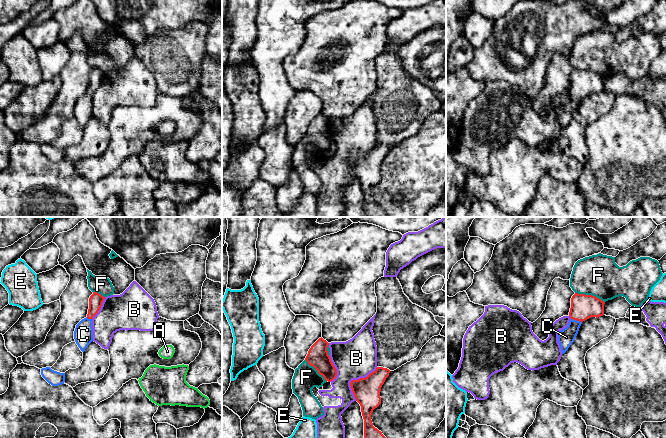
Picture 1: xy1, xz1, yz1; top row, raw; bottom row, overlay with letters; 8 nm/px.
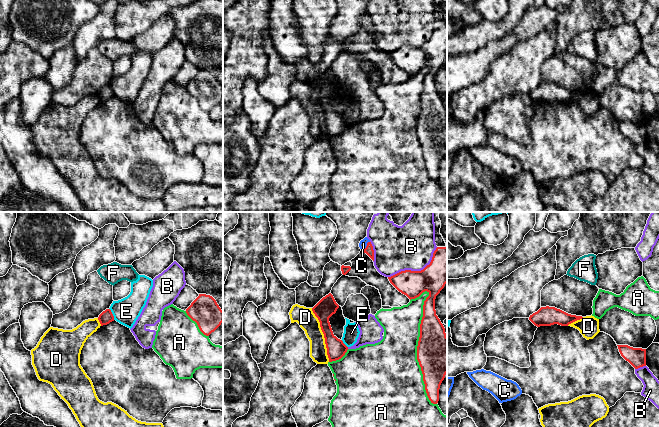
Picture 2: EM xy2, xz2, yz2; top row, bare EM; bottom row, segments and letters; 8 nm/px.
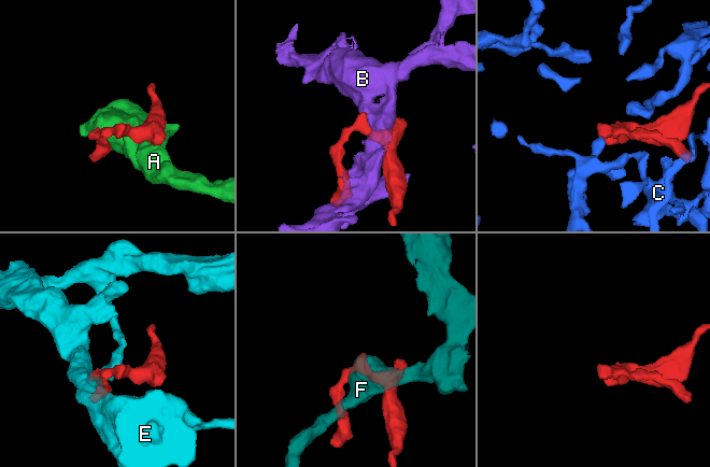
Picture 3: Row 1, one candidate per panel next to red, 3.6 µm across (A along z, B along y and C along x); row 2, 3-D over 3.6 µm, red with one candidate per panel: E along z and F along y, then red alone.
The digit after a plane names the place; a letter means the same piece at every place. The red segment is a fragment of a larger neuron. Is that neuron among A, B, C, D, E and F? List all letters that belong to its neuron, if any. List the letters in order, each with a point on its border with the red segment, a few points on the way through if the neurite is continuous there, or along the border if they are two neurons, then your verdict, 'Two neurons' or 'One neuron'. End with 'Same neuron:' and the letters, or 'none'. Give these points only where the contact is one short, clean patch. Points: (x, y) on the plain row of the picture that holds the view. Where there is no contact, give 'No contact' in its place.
A: Touches red at xz2 (417, 124). Two neurons
B: Touches red at xz2 (416, 47). Two neurons
C: Touches red at yz1 (576, 95). Path across: yz1 (583, 83), (576, 95), (573, 104), (566, 113). One neuron
D: Touches red at xz2 (324, 111). Boundary: xz2 (311, 84), (319, 98), (329, 137). Two neurons
E: Touches red at xy2 (112, 90). Boundary: xy2 (109, 84), (114, 95). Two neurons
F: Touches red at yz1 (590, 71). Boundary: yz1 (575, 68), (594, 71), (604, 78). Two neurons
Same neuron: C

